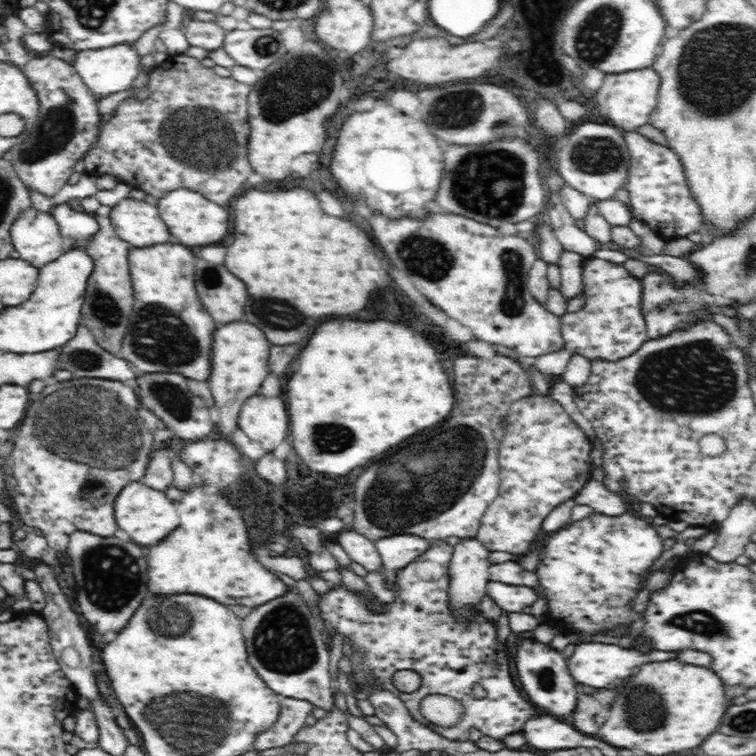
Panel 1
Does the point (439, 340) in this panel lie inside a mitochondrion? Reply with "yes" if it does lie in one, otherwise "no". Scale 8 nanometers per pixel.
no

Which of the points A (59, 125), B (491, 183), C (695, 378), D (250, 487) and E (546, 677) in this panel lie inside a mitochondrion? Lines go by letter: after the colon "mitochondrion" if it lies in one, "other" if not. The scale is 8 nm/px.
A: mitochondrion
B: mitochondrion
C: mitochondrion
D: other
E: mitochondrion

